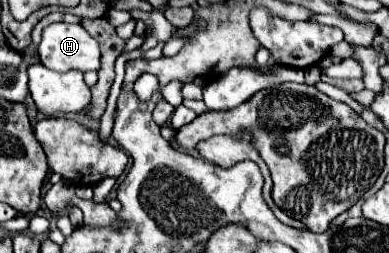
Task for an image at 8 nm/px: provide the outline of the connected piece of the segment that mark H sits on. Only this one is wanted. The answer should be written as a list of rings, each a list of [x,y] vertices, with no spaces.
[[[53,23],[43,29],[39,43],[39,61],[51,71],[97,71],[99,69],[99,45],[81,27],[69,23]]]

